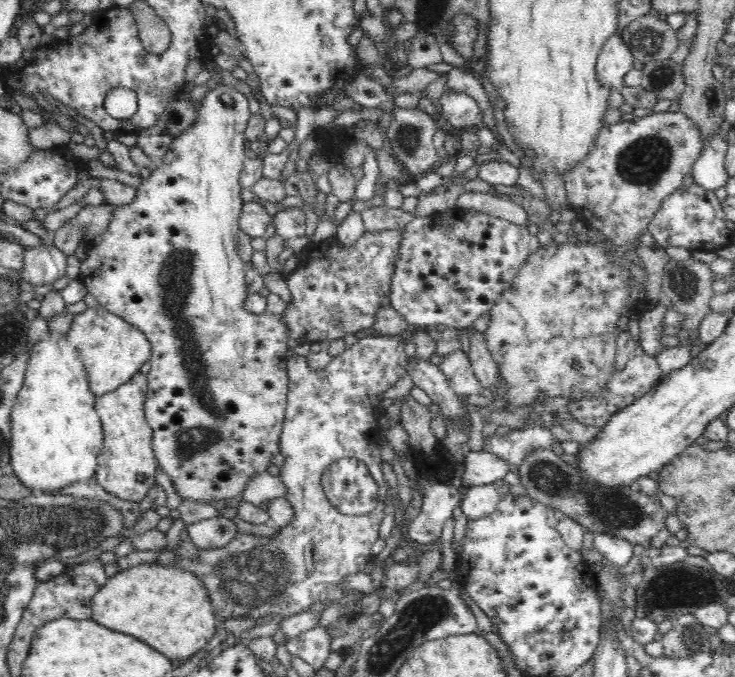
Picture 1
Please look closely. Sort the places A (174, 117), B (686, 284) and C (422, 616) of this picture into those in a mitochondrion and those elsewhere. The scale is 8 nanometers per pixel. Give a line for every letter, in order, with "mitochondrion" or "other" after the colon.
A: other
B: mitochondrion
C: mitochondrion

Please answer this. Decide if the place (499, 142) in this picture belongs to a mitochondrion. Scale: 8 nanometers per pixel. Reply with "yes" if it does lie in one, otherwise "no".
no

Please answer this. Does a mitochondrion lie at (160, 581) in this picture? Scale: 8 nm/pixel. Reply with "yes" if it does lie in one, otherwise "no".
no

